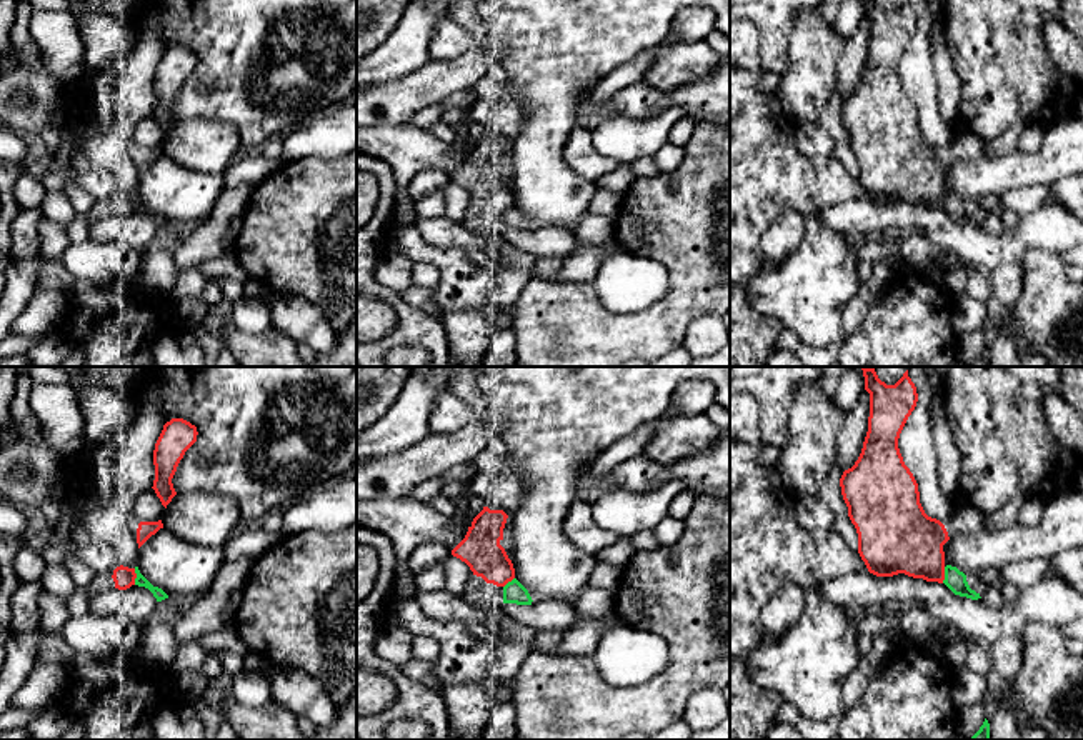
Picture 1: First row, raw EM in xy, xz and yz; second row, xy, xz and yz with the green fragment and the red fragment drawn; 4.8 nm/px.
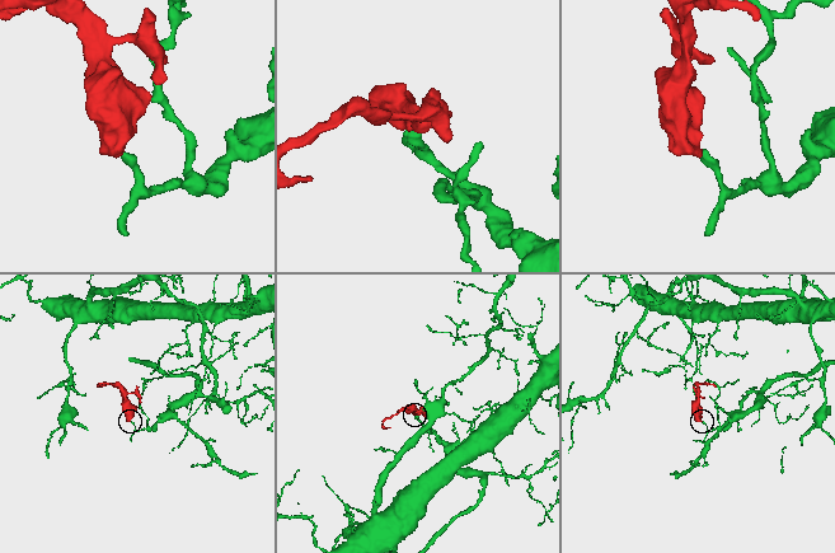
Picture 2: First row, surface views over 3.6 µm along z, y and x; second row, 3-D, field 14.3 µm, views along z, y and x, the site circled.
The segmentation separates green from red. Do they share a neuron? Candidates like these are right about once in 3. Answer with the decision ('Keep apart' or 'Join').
Keep apart

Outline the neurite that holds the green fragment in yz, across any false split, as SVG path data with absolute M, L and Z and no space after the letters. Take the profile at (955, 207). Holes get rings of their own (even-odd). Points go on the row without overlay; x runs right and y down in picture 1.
M951 192L945 193L943 210L955 222L966 223L966 225L971 225L971 227L981 225L980 220L976 220L975 217L970 215L968 208L966 208L966 202L963 198L960 198L956 193L951 193Z

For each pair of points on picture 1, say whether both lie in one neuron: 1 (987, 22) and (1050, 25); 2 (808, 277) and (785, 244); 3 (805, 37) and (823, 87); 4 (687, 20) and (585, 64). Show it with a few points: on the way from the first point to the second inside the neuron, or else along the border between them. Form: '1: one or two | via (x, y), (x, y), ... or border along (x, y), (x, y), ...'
1: two | border along (1040, 30), (1045, 50), (1057, 67)
2: two | border along (805, 217), (800, 244), (780, 262), (765, 262)
3: one | via (812, 49), (812, 75)
4: two | border along (675, 17), (670, 34), (655, 49)

